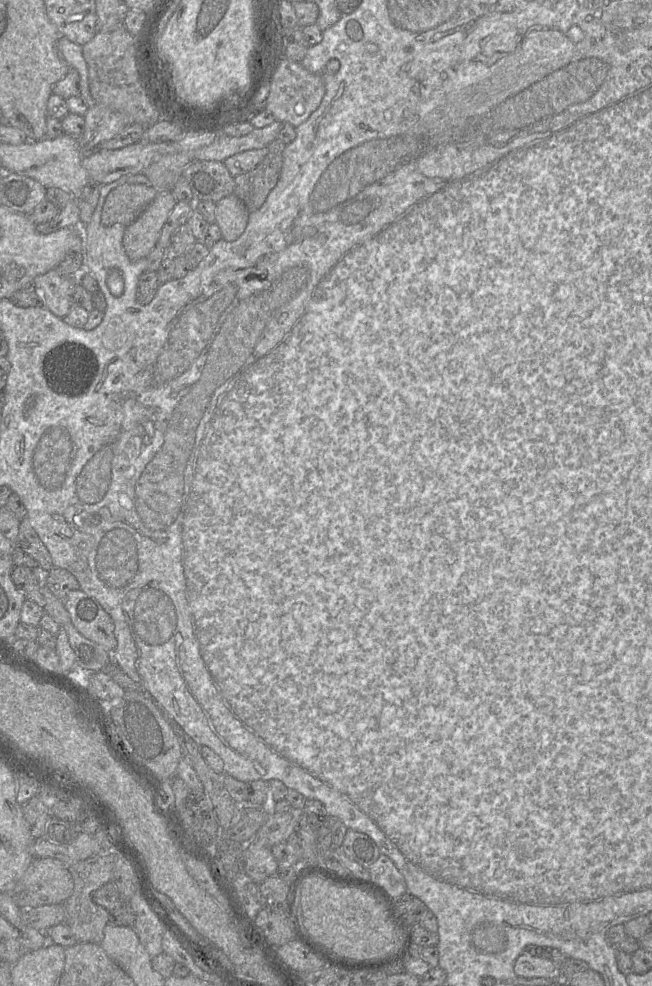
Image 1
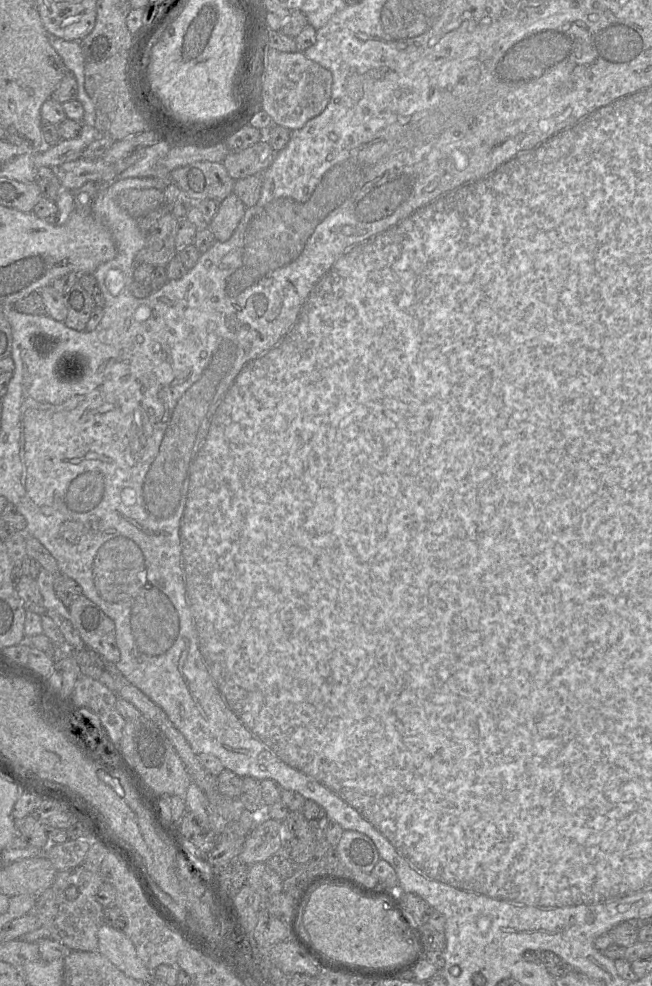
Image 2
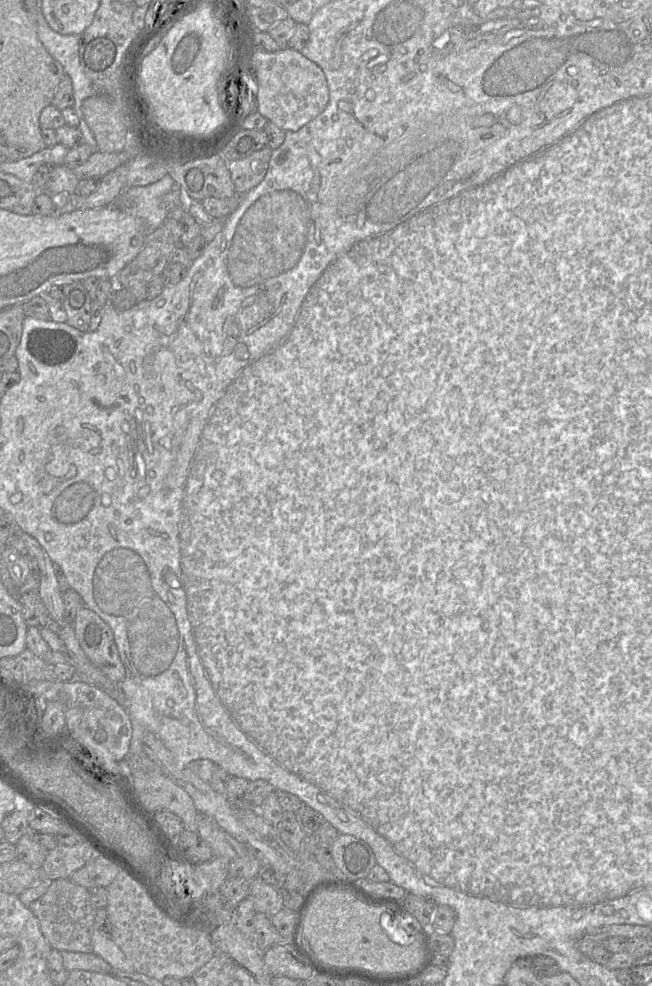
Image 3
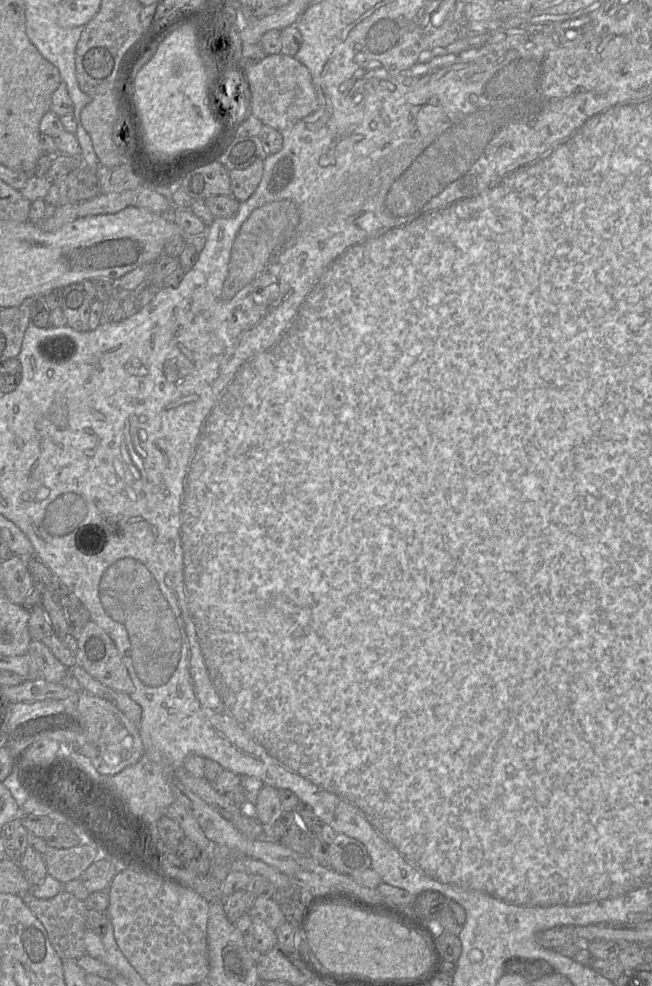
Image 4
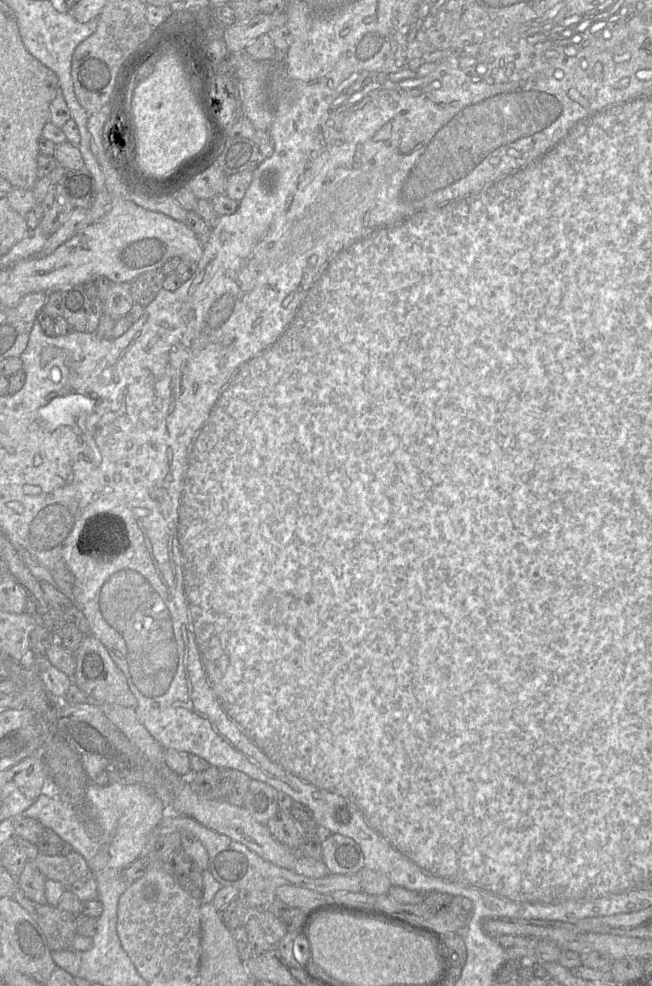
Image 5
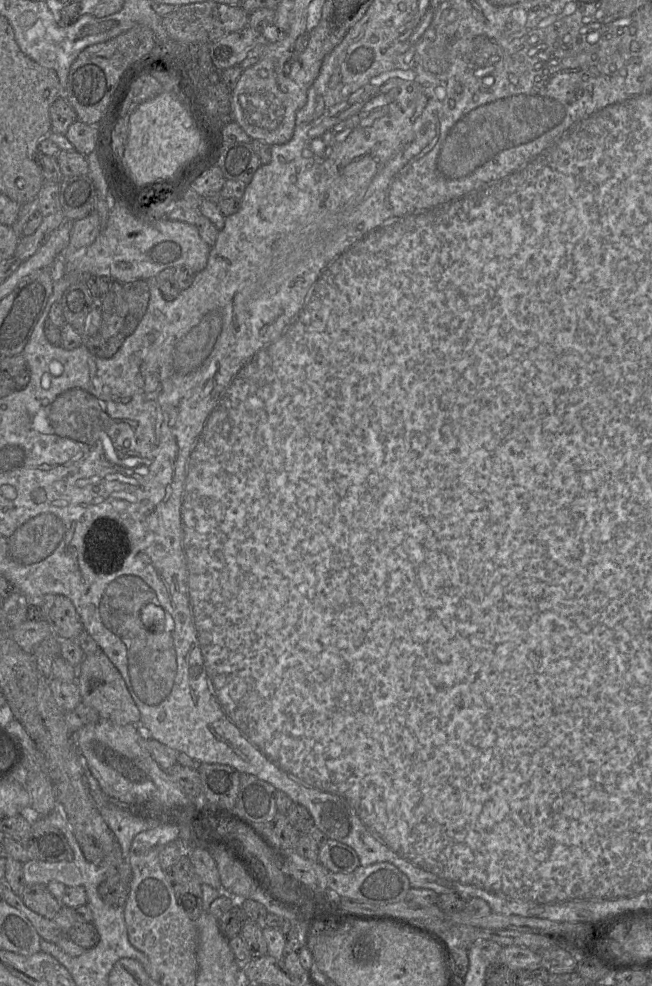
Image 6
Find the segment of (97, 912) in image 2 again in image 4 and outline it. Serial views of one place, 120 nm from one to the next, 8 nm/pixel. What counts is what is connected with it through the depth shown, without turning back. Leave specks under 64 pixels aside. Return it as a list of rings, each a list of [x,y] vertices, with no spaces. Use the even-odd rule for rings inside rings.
[[[64,890],[49,899],[38,899],[32,895],[31,891],[20,897],[42,923],[52,947],[62,960],[77,960],[86,955],[84,934],[86,932],[85,920],[88,909],[84,901]]]

